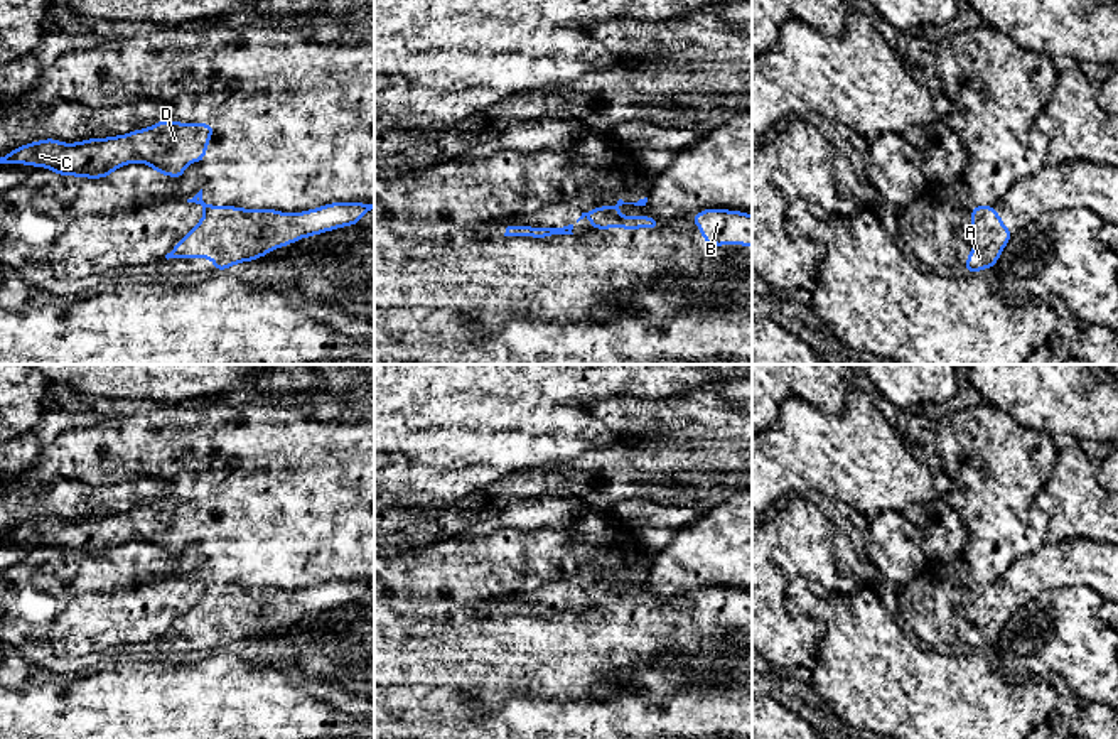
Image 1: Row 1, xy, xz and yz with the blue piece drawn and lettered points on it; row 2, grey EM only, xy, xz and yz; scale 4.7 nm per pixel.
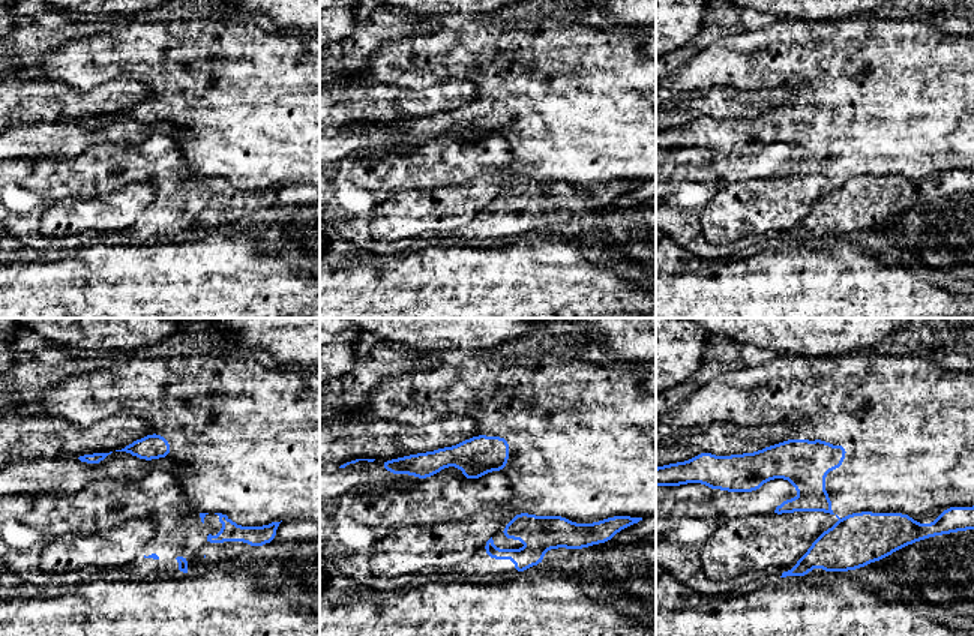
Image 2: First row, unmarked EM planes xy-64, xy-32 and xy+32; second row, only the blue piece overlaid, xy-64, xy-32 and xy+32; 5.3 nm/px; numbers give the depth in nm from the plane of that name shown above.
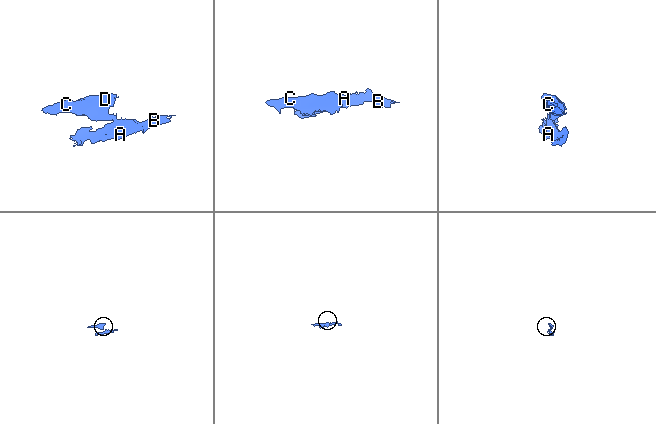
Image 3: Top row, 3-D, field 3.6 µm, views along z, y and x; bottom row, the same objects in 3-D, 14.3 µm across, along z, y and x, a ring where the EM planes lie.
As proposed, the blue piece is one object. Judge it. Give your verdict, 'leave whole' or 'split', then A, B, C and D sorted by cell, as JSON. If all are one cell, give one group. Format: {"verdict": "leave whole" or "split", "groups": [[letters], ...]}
{"verdict": "split", "groups": [["A", "B"], ["C", "D"]]}

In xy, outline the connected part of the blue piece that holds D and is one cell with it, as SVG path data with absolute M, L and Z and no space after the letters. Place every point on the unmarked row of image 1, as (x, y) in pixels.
M157 499L125 513L64 521L46 516L25 521L0 542L24 542L51 547L61 553L103 557L132 540L147 542L162 553L180 557L189 540L204 538L212 501Z

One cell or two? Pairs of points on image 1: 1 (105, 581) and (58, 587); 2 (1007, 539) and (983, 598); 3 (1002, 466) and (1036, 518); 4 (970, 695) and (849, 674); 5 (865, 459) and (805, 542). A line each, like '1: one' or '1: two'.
1: one
2: two
3: one
4: one
5: two

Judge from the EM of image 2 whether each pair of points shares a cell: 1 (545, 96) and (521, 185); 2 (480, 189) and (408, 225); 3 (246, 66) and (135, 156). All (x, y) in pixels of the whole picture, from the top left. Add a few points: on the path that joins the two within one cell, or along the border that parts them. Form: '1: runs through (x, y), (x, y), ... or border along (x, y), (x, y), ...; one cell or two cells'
1: border along (506, 146), (512, 167), (523, 176), (559, 180); two cells
2: runs through (462, 201), (450, 209), (425, 212); one cell
3: border along (174, 141), (183, 161), (194, 171); two cells

